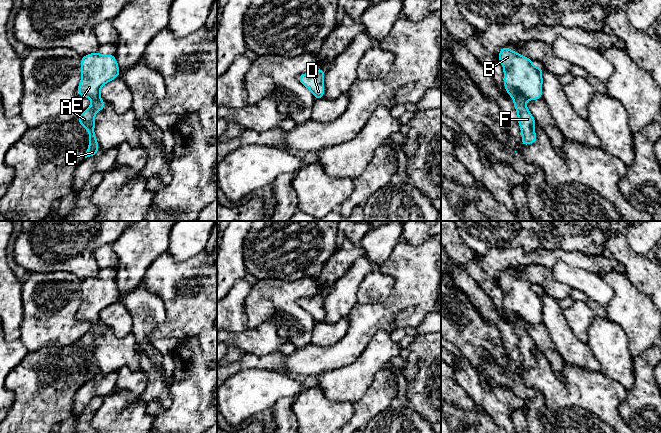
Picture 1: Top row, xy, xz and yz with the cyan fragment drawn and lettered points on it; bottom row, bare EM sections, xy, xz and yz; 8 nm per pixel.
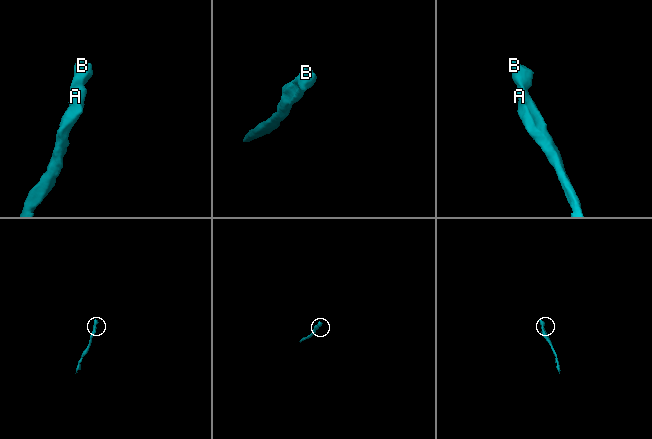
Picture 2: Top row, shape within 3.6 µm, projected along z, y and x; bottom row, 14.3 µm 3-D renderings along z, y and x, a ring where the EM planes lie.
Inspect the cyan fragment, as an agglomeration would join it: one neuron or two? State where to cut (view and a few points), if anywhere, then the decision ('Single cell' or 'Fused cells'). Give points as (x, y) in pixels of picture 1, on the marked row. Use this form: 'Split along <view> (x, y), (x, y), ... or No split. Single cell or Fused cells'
No split. Single cell

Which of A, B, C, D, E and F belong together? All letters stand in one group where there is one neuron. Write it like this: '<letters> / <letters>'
A B C D E F

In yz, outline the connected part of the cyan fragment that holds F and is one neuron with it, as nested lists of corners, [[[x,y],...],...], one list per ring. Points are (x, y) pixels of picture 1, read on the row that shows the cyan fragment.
[[[507,47],[500,49],[499,61],[504,69],[504,85],[507,93],[514,100],[518,113],[518,122],[522,131],[522,145],[535,143],[533,129],[536,124],[525,104],[526,100],[542,98],[542,68],[535,67],[530,58],[513,52]]]

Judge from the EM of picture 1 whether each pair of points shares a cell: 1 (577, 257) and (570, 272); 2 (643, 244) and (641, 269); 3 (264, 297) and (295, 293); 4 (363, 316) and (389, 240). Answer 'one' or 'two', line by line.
1: two
2: two
3: one
4: two

